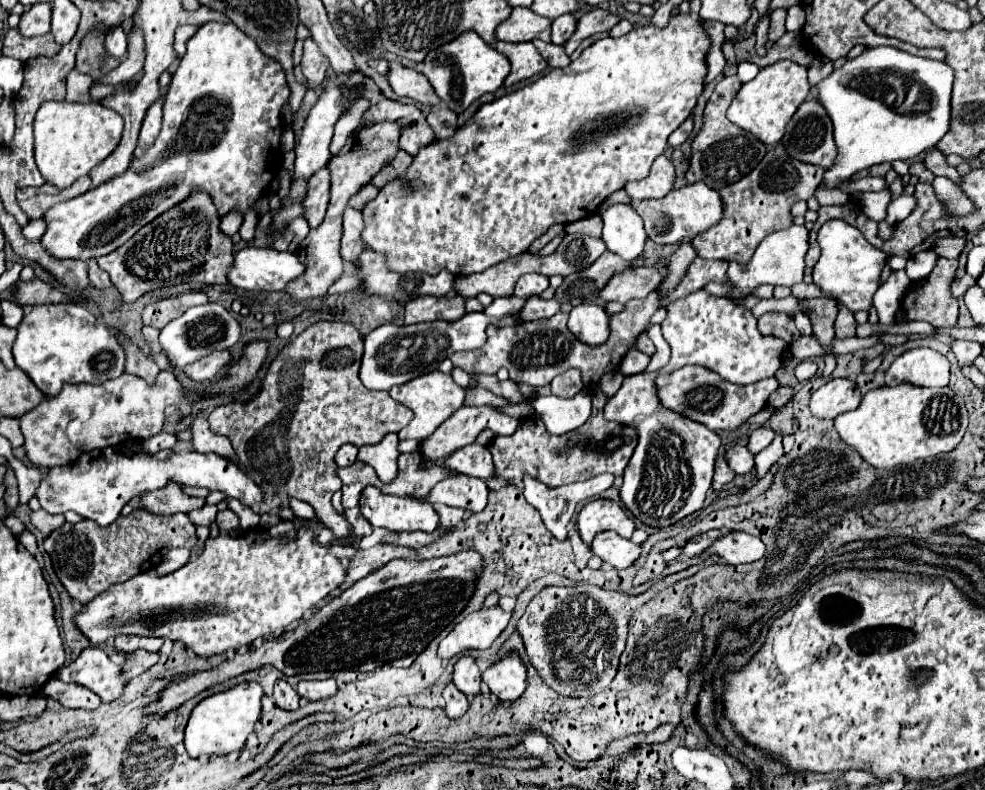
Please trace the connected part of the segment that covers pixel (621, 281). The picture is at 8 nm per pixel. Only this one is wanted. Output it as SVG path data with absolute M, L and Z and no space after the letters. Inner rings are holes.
M635 268L635 270L627 270L623 274L617 276L617 280L611 280L611 284L607 284L607 288L603 288L601 292L601 300L605 302L629 302L633 298L645 298L649 292L657 290L661 284L663 276L659 272L655 272L655 268Z

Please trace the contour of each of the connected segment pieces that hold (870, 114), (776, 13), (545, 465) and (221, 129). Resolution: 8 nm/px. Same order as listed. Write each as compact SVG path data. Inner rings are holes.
M879 46L867 48L861 56L847 60L845 66L833 70L821 84L817 84L817 98L827 106L835 128L837 156L829 170L825 170L821 184L825 188L839 188L855 172L871 168L883 162L895 160L913 160L923 152L929 152L937 142L951 130L951 84L953 68L939 60L911 56L897 48Z
M777 8L771 12L771 28L769 28L771 42L777 42L787 32L785 30L785 16L787 16L787 10L783 10L783 8Z
M599 384L591 386L589 394L593 400L593 412L591 412L589 420L573 432L553 436L545 430L545 424L541 418L531 416L527 420L521 420L515 436L509 436L509 438L495 436L487 446L491 448L497 476L503 478L505 482L511 482L515 478L523 478L523 474L529 474L551 488L589 480L603 472L623 476L623 470L629 464L629 458L637 446L637 432L631 426L625 426L619 422L609 422L603 418L603 408L605 408L609 396L599 388ZM575 434L591 434L593 438L587 440L587 444L581 444L579 448L565 448L569 438Z
M203 24L187 42L187 52L171 80L163 106L163 128L155 144L141 158L135 158L121 176L115 176L115 180L107 180L105 184L91 188L87 194L59 202L55 208L51 208L51 212L43 216L47 222L47 232L41 238L43 246L55 258L91 260L105 256L127 242L139 228L173 206L185 202L195 192L207 192L211 196L219 218L231 210L247 214L269 190L277 170L283 166L281 108L287 100L289 86L283 68L277 60L265 56L255 40L235 28L235 24Z

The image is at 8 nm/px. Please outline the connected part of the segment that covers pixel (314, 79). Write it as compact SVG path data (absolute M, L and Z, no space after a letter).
M305 40L305 50L303 50L303 60L301 60L301 70L307 80L307 86L311 90L317 90L319 84L325 80L329 68L327 56L321 54L319 46L313 40Z

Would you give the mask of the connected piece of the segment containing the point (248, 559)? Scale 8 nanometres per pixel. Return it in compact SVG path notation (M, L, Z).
M257 526L235 538L227 534L209 538L207 548L197 560L191 560L167 576L159 576L155 570L149 570L123 584L113 584L109 590L95 596L95 600L87 602L85 610L77 612L73 622L95 646L121 634L155 636L181 642L197 656L209 658L225 654L227 650L251 646L257 638L269 638L283 632L291 622L301 620L305 610L317 606L335 588L339 588L345 582L345 576L347 568L331 552L331 544L319 544L309 526L301 526L293 540L271 538L265 526Z

